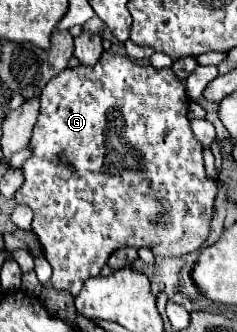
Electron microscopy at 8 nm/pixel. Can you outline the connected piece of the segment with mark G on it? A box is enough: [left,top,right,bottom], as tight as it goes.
[16,52,216,294]

